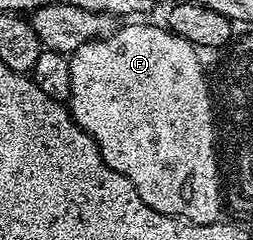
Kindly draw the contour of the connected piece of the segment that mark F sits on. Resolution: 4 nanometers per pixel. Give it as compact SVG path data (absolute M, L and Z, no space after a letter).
M141 22L122 23L111 35L105 36L102 40L87 42L69 56L71 98L67 102L67 107L72 123L78 124L82 133L96 142L97 149L101 151L101 157L107 166L111 166L111 170L123 174L128 183L137 187L139 198L151 210L164 216L174 216L177 220L184 220L187 224L216 224L222 219L223 214L216 209L217 182L214 180L213 154L210 148L209 103L206 103L206 92L202 87L201 72L198 71L197 66L202 57L198 49L169 31L168 27L161 25L160 28L157 24L137 23Z

